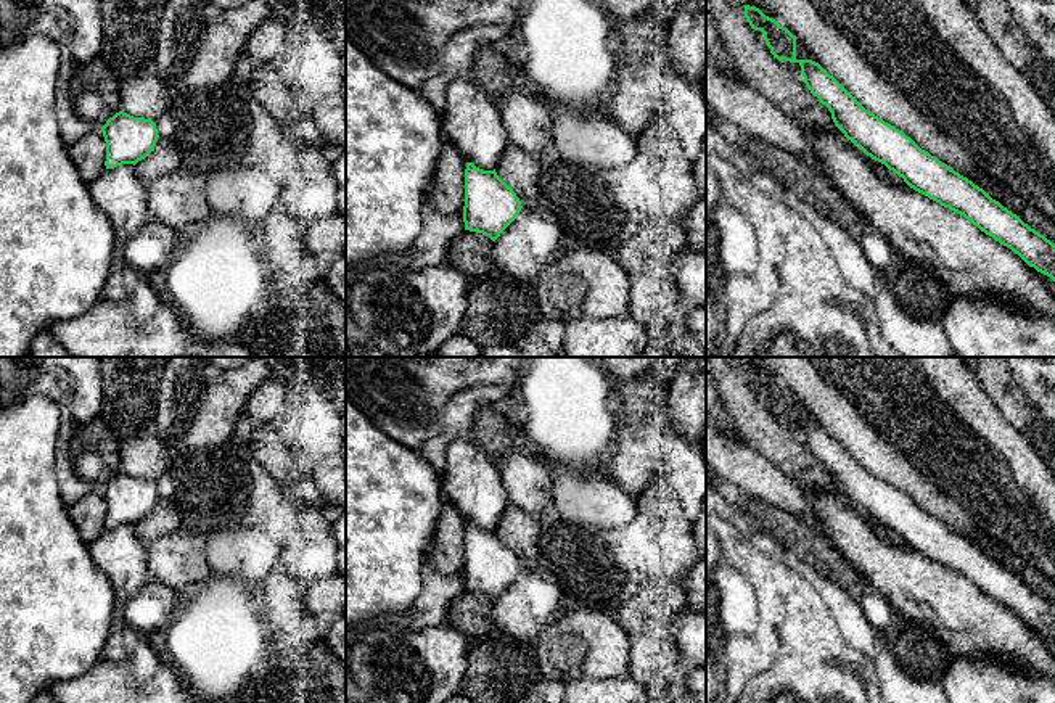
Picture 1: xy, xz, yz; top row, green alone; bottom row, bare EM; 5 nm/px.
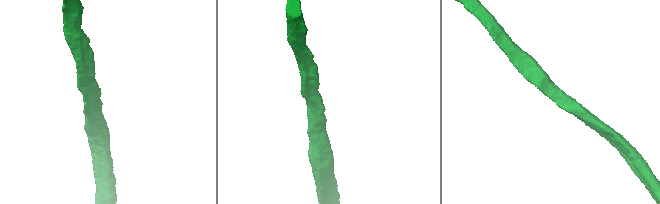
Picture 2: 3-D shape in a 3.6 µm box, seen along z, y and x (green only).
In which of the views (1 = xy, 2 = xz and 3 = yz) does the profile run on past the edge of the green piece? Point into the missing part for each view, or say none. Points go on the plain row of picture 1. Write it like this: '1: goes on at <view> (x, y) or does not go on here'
1: does not go on here
2: does not go on here
3: does not go on here

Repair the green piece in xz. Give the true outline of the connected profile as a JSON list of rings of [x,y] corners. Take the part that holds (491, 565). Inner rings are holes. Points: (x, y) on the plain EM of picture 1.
[[[473,523],[465,529],[465,590],[478,592],[495,602],[516,579],[521,561],[494,531],[482,531]]]

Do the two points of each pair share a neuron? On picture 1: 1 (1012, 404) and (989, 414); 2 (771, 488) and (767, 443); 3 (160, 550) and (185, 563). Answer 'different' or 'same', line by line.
1: different
2: different
3: same

